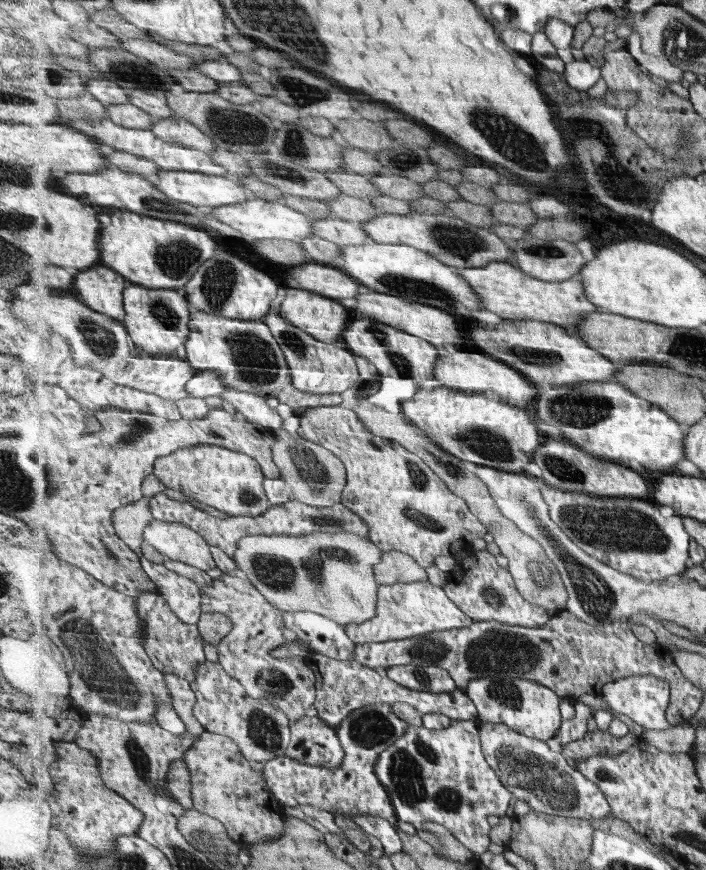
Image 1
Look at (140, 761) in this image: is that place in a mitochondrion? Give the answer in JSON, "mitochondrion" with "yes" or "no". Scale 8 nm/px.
{"mitochondrion":"yes"}

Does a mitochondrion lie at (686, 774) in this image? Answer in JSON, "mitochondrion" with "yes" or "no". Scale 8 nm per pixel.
{"mitochondrion":"no"}

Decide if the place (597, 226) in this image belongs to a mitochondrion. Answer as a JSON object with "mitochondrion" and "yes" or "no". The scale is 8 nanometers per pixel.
{"mitochondrion":"no"}

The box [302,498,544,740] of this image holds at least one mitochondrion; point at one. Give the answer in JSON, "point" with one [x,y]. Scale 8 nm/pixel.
{"point":[496,652]}

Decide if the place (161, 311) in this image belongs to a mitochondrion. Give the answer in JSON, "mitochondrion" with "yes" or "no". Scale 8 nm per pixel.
{"mitochondrion":"yes"}

